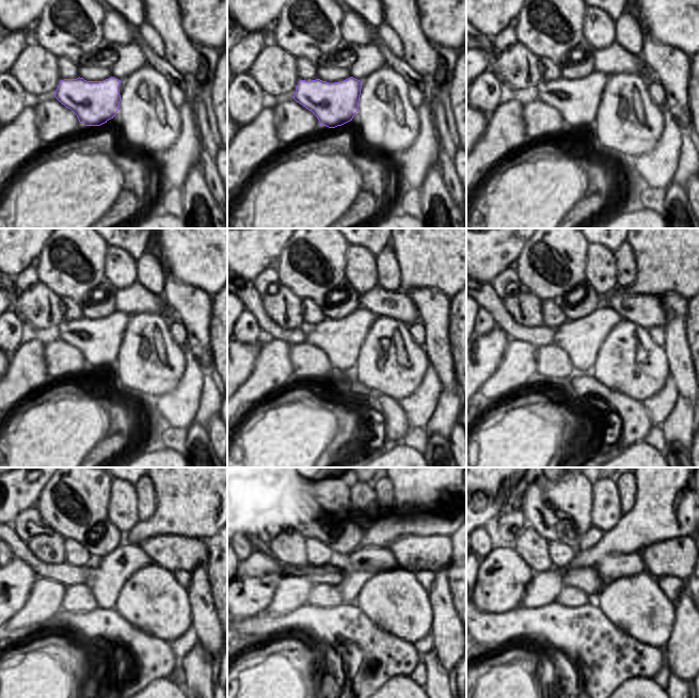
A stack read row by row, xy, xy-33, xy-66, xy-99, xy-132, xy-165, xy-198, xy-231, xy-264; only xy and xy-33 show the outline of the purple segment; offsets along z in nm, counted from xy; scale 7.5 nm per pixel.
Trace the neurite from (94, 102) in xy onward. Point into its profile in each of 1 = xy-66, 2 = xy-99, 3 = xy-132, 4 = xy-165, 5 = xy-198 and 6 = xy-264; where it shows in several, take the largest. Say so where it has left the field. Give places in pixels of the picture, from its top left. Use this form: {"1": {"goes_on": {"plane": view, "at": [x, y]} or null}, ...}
{"1": {"goes_on": {"plane": "xy-66", "at": [578, 102]}}, "2": {"goes_on": {"plane": "xy-99", "at": [100, 342]}}, "3": {"goes_on": {"plane": "xy-132", "at": [343, 340]}}, "4": {"goes_on": {"plane": "xy-165", "at": [583, 339]}}, "5": {"goes_on": {"plane": "xy-198", "at": [113, 571]}}, "6": {"goes_on": {"plane": "xy-264", "at": [626, 565]}}}

